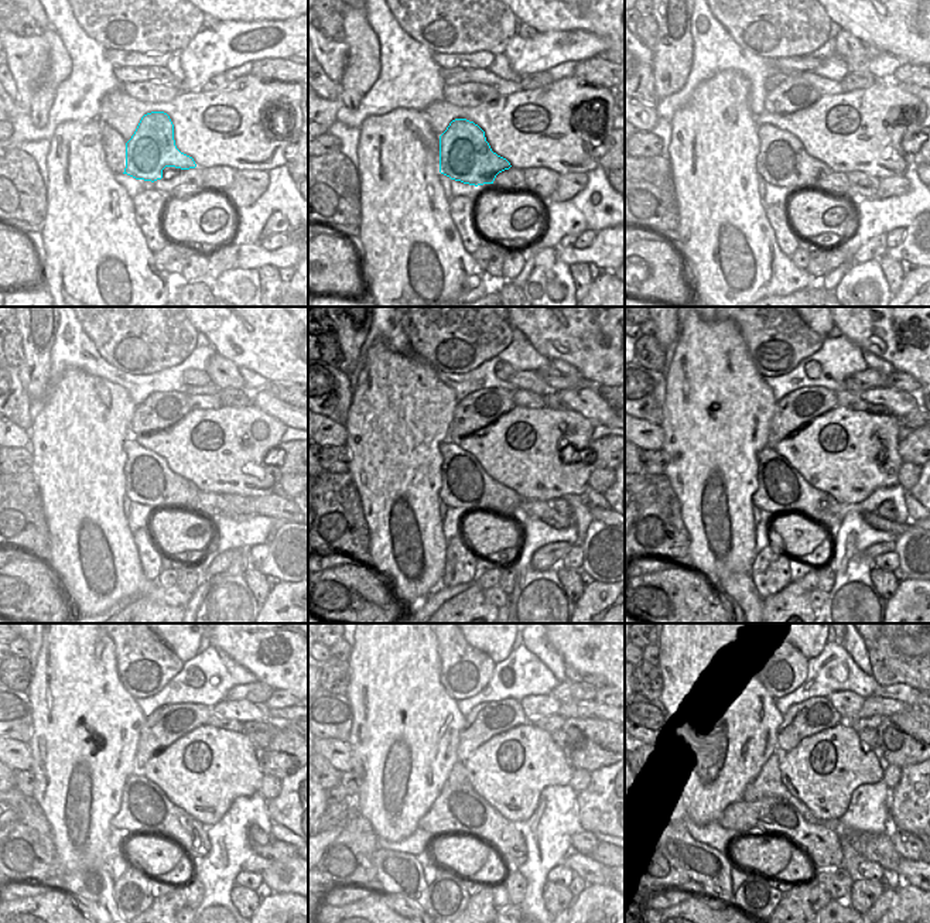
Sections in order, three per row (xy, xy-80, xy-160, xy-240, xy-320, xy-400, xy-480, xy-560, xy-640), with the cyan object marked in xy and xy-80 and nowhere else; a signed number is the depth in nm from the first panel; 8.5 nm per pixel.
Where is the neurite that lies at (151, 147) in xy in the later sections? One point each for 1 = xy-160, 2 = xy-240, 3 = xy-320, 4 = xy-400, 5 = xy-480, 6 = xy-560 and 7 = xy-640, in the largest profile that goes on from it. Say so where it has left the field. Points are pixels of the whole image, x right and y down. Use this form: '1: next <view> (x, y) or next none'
1: next xy-160 (782, 161)
2: next xy-240 (149, 479)
3: next xy-320 (464, 484)
4: next xy-400 (780, 488)
5: next xy-480 (144, 809)
6: next xy-560 (458, 809)
7: next xy-640 (773, 814)

